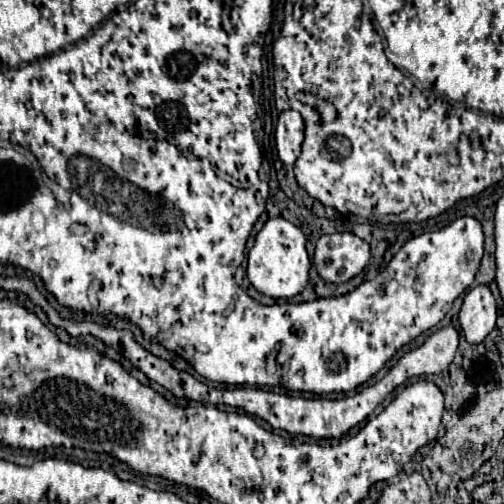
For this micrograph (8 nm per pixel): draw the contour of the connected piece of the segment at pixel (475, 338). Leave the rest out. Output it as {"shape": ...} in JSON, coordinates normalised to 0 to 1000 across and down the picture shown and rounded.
{"shape":[[[950,565],[923,585],[919,609],[911,617],[911,645],[923,661],[927,681],[954,681],[982,649],[986,609],[966,565]]]}

